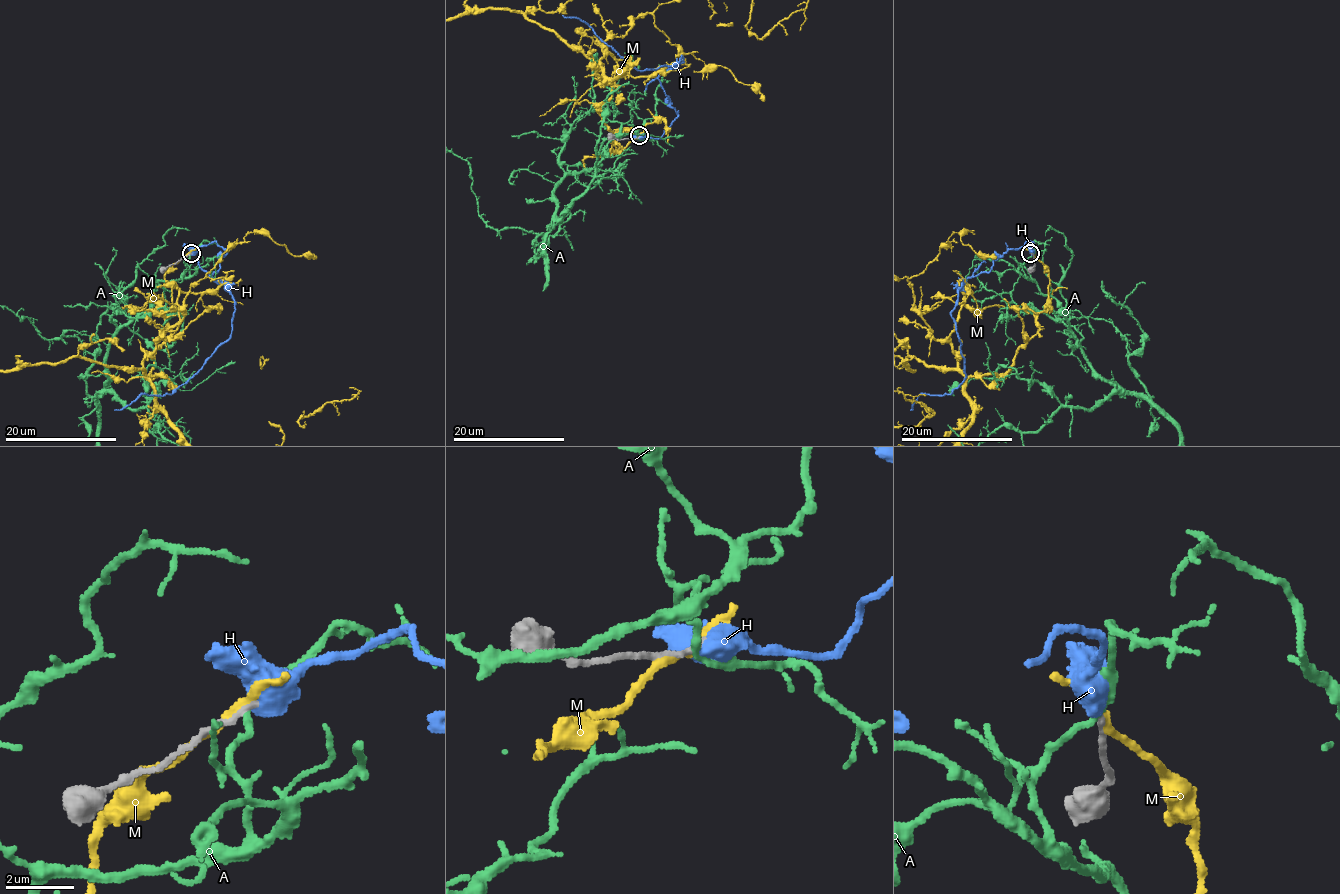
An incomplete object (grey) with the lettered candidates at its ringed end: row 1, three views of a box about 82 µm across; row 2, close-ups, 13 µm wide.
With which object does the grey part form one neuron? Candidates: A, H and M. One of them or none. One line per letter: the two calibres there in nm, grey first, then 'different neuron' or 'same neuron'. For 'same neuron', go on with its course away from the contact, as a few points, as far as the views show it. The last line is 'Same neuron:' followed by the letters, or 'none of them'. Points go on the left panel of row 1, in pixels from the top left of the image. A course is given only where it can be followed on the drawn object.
A: 200 nm thick on the grey side, 190 nm on the other; different neuron
H: 160 nm thick on the grey side, 750 nm on the other; different neuron
M: 220 nm thick on the grey side, 200 nm on the other; different neuron
Same neuron: none of them

